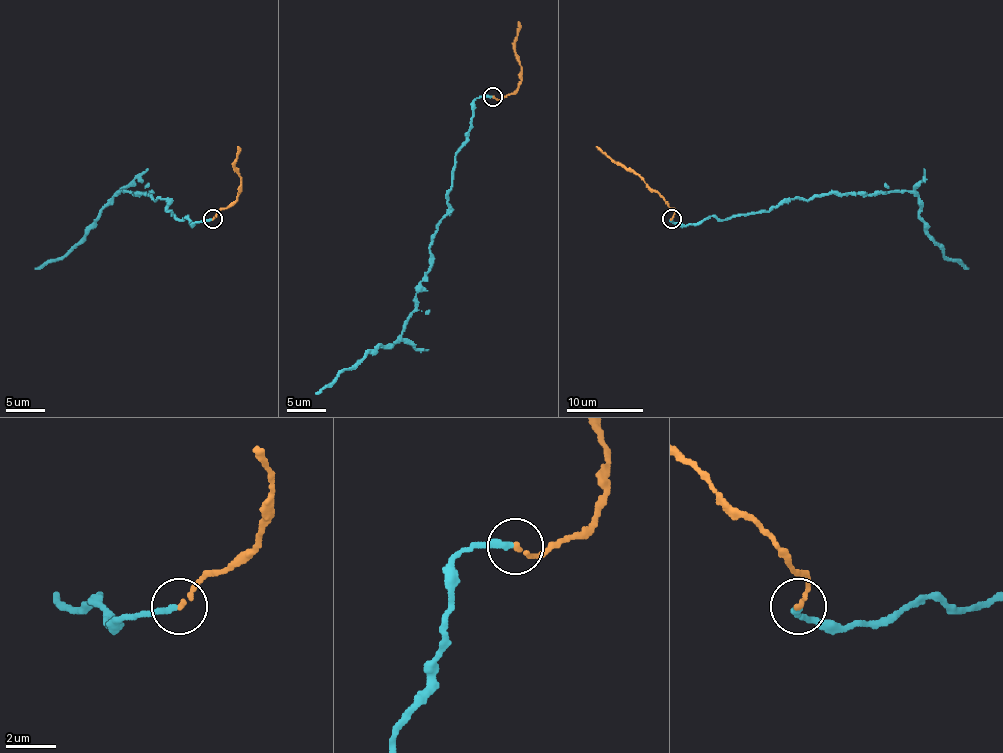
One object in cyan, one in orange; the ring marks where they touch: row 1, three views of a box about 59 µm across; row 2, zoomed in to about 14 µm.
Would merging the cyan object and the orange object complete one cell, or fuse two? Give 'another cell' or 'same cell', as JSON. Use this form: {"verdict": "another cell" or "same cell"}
{"verdict": "same cell"}

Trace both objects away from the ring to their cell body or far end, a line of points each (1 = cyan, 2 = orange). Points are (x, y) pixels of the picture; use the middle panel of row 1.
1: (492, 96), (473, 102), (446, 216), (429, 248), (431, 270), (404, 331), (392, 343), (371, 349), (315, 393)
2: (492, 96), (500, 100), (517, 88), (521, 65), (515, 58), (515, 40), (519, 21)

